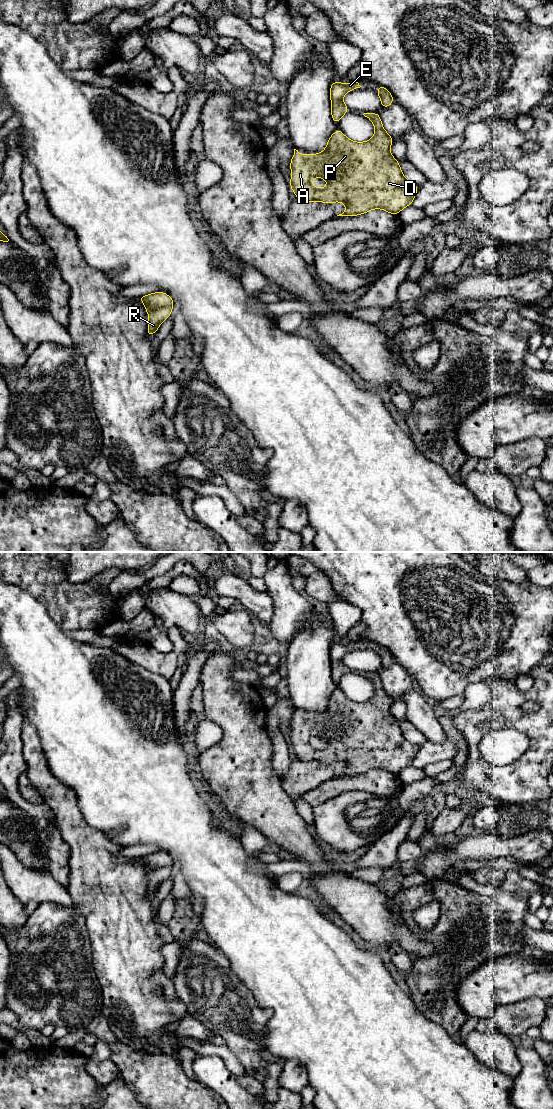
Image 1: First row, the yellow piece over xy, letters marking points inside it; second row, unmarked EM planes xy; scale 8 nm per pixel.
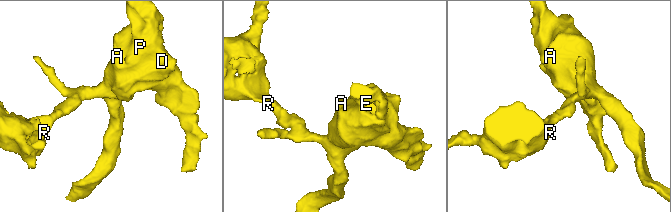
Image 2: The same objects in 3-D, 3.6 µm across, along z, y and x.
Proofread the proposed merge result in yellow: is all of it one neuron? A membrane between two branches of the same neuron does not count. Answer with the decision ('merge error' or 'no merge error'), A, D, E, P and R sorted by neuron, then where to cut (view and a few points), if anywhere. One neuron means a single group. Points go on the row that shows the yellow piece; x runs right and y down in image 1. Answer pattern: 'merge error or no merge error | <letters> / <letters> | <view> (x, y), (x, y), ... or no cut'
no merge error | A D E P R | no cut

